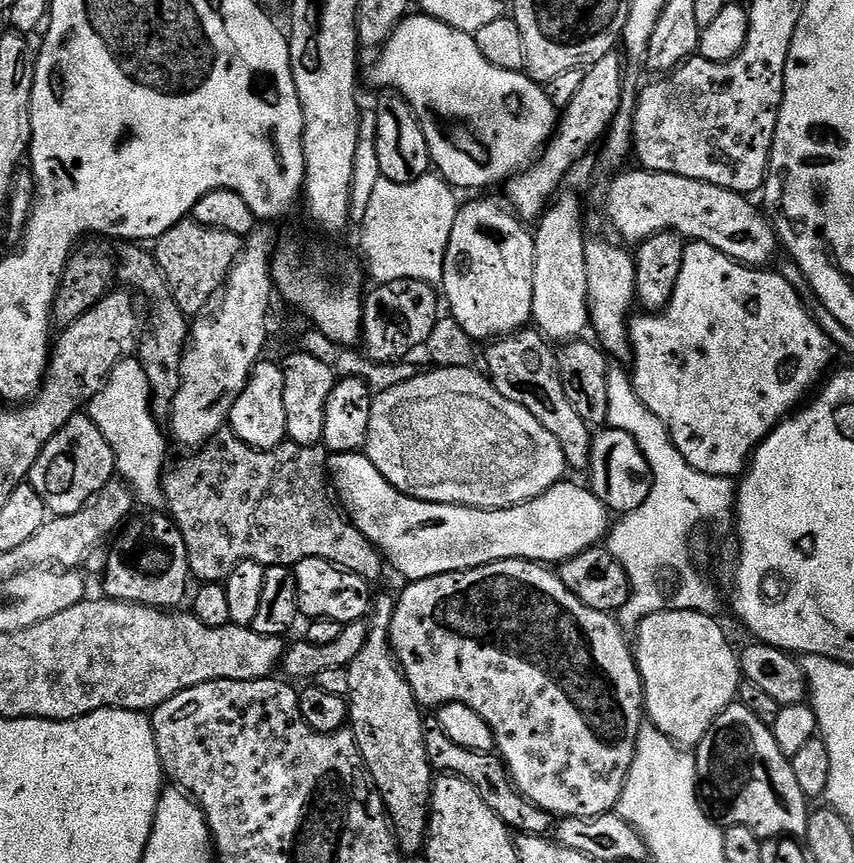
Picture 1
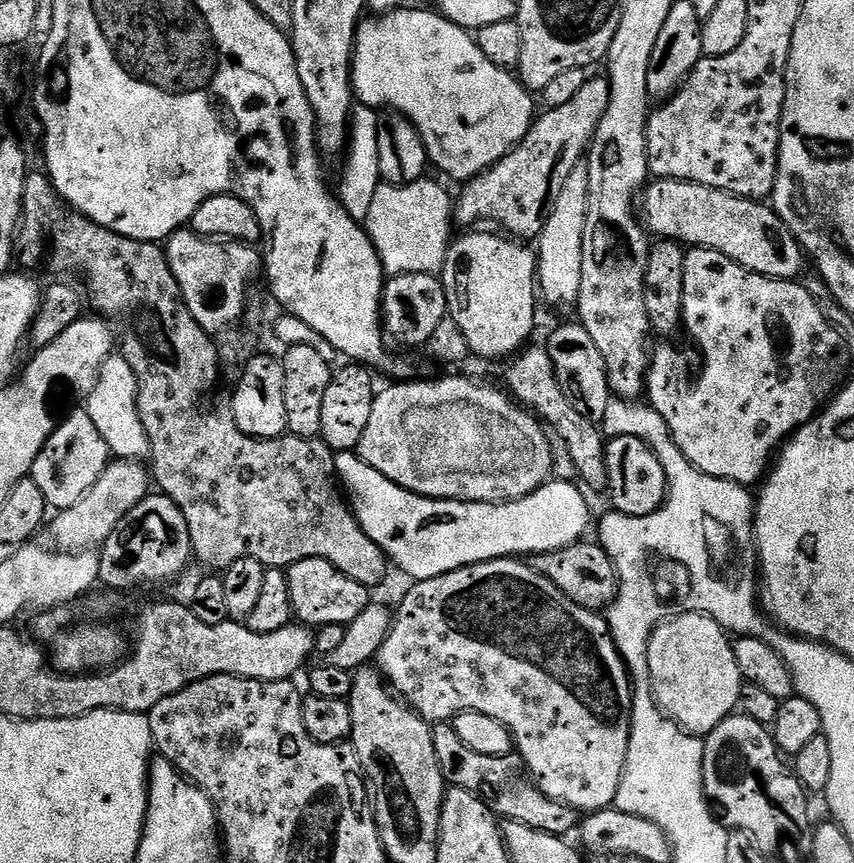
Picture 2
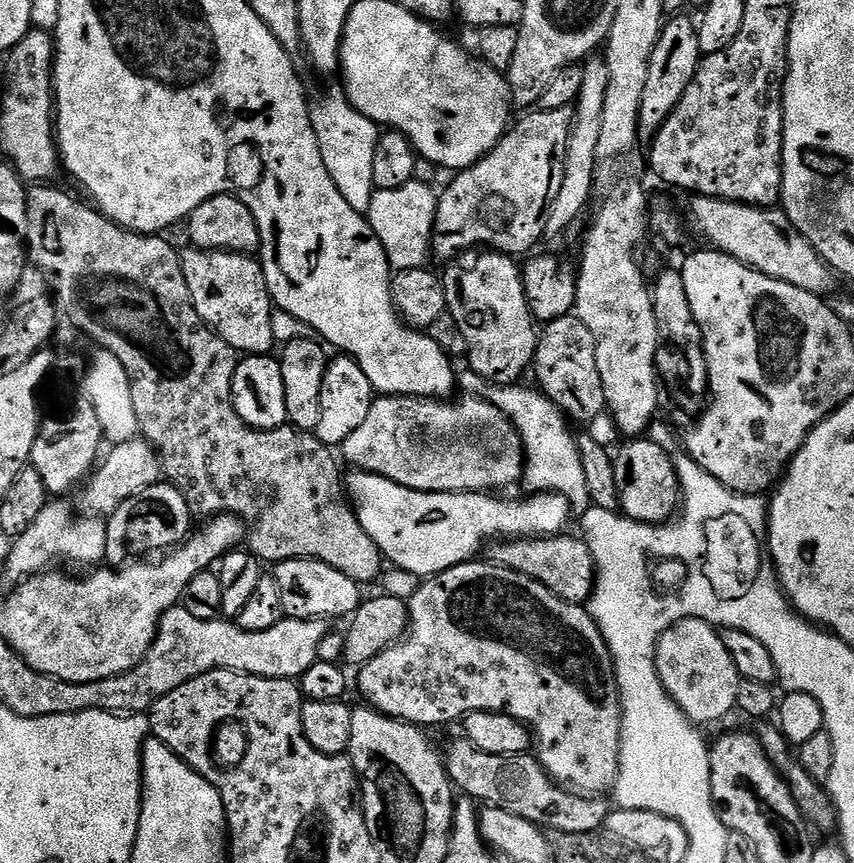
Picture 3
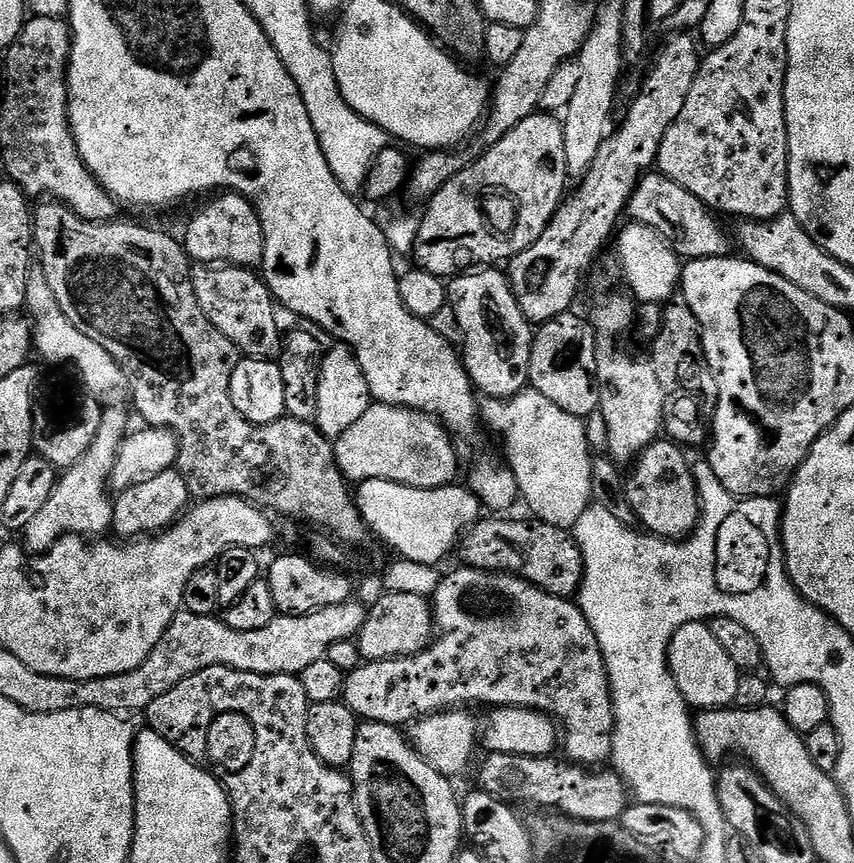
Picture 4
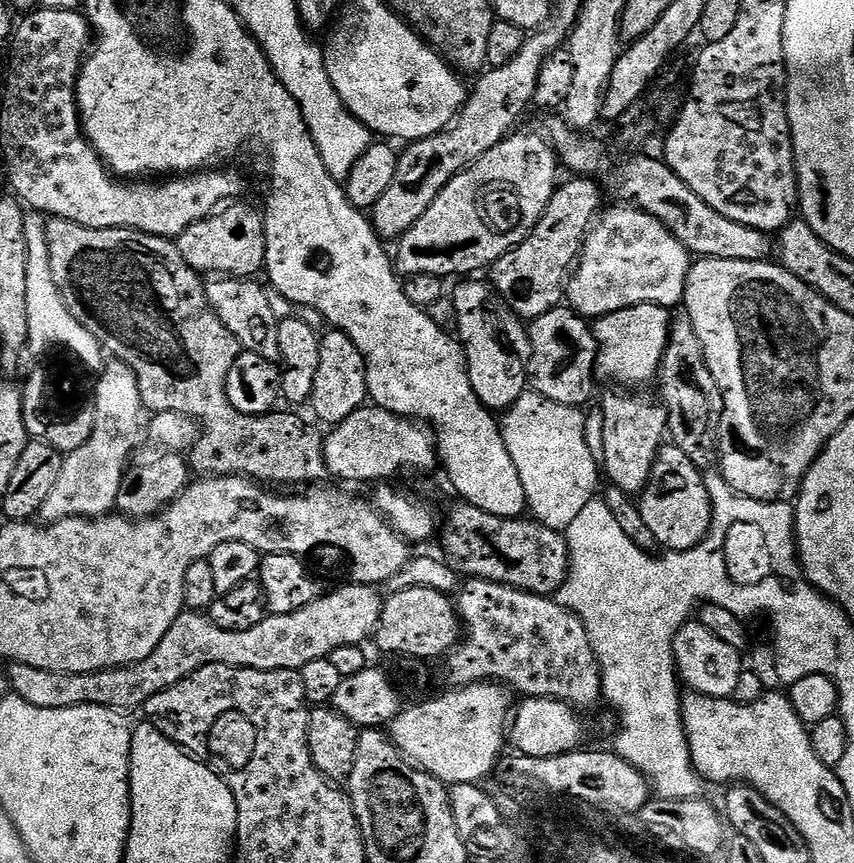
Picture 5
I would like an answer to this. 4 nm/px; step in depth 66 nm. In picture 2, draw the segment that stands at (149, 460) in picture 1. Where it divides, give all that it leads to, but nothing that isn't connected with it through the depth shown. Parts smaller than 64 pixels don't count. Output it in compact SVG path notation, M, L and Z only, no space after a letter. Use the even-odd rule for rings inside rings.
M114 354L102 366L98 386L94 386L88 396L86 410L90 418L94 418L94 426L98 426L98 434L106 438L106 446L113 457L140 462L149 455L146 430L138 414L138 386L134 370L130 370L130 362L126 362L124 356Z

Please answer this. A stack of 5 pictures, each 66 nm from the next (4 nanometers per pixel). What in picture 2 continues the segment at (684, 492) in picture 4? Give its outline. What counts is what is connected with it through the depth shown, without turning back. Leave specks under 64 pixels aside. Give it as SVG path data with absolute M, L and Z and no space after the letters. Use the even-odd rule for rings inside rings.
M613 435L607 441L607 446L608 487L606 496L612 499L611 507L627 516L654 514L654 510L658 510L664 505L664 498L668 495L666 474L662 470L662 462L658 462L654 450L650 450L650 446L646 442L633 436Z

